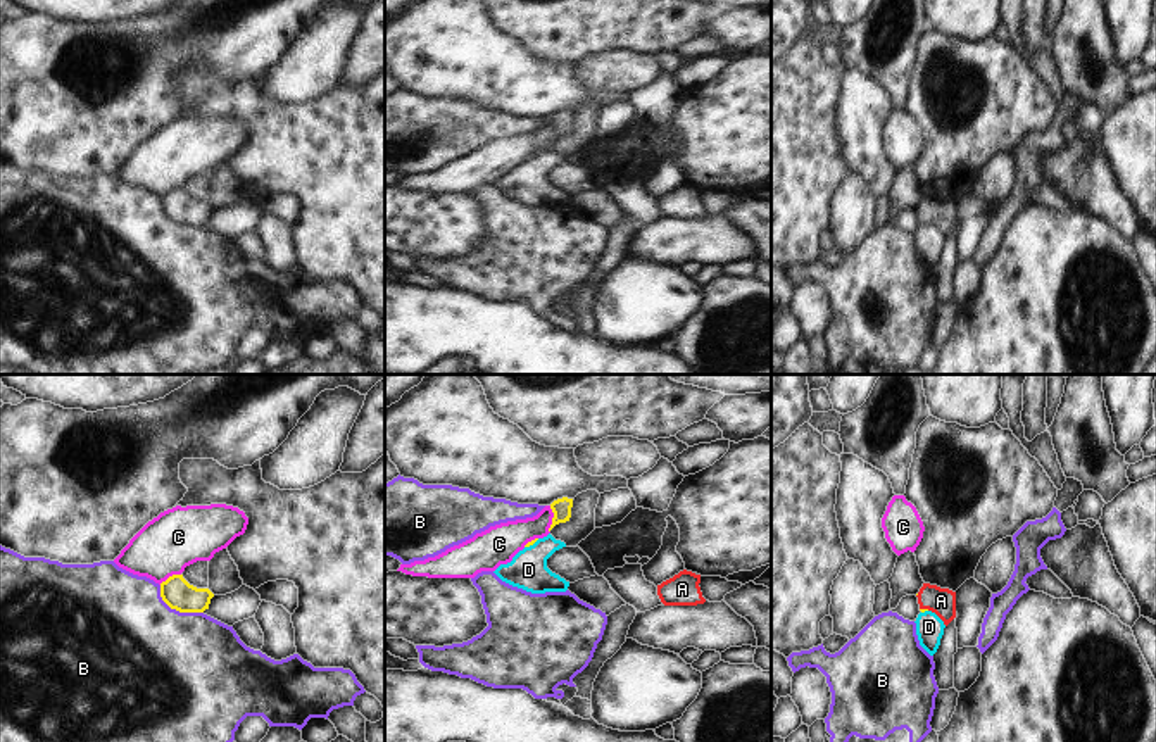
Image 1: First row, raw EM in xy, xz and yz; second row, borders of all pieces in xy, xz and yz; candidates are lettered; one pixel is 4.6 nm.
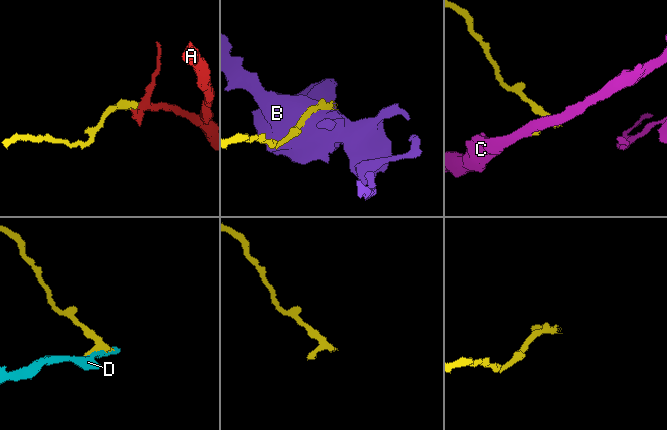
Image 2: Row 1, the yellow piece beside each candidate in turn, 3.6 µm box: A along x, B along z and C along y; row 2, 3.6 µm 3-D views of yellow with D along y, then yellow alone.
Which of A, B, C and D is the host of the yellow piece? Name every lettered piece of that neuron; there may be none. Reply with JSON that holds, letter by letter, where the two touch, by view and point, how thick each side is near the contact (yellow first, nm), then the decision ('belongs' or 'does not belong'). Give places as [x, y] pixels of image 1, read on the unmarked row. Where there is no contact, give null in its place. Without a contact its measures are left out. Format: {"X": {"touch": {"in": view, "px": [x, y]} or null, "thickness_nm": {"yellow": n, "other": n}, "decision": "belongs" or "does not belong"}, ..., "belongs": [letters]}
{"A": {"touch": {"in": "yz", "px": [925, 223]}, "thickness_nm": {"yellow": 20, "other": 130}, "decision": "belongs"}, "B": {"touch": {"in": "xy", "px": [176, 223]}, "thickness_nm": {"yellow": 150, "other": 500}, "decision": "does not belong"}, "C": {"touch": {"in": "xz", "px": [552, 133]}, "thickness_nm": {"yellow": 90, "other": 170}, "decision": "does not belong"}, "D": {"touch": {"in": "xz", "px": [532, 157]}, "thickness_nm": {"yellow": 20, "other": 180}, "decision": "does not belong"}, "belongs": ["A"]}

